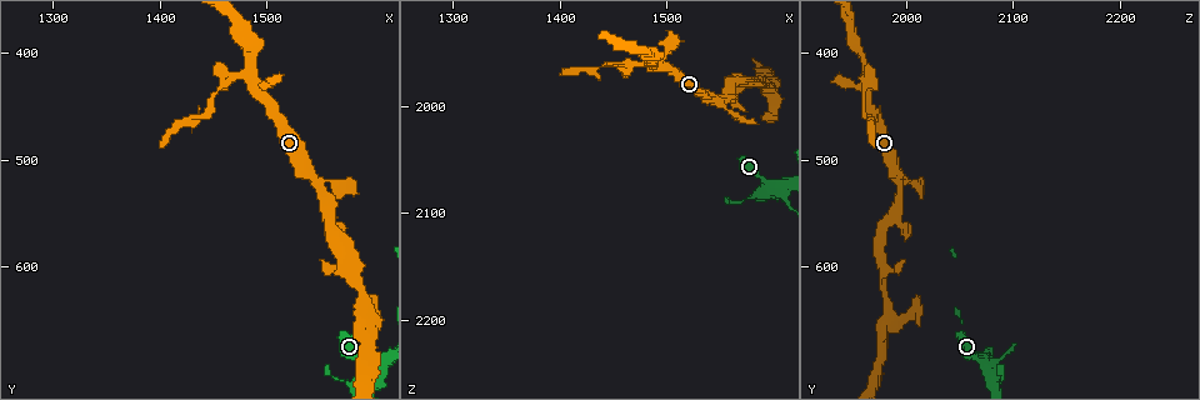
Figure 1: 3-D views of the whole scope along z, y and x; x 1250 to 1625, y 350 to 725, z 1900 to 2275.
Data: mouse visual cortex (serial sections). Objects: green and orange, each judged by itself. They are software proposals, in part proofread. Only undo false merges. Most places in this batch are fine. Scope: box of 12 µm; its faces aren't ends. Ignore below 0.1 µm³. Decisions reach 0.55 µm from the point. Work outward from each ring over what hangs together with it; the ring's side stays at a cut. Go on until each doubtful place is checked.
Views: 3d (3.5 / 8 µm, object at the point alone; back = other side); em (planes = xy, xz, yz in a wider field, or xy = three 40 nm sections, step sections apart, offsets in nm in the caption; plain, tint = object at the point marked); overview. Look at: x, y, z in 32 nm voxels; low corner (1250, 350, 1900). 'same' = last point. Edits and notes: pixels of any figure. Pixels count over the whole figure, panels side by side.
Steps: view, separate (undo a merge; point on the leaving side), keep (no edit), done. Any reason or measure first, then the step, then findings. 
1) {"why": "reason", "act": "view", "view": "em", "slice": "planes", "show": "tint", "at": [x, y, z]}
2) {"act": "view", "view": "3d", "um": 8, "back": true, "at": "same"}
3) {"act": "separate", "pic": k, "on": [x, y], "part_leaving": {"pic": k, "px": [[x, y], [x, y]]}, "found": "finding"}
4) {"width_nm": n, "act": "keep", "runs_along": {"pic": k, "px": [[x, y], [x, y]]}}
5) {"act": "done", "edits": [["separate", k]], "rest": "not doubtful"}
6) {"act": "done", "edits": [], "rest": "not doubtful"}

{"why": "small branch off a trunk", "act": "view", "view": "3d", "um": 3.5, "at": [1596, 694, 2076]}

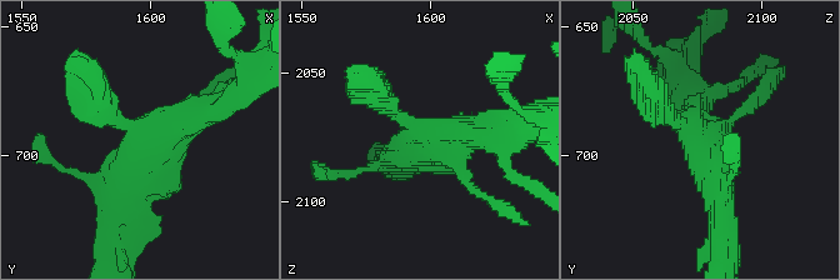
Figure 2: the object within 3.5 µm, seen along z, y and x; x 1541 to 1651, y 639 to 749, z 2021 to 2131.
{"why": "shape alone is not enough", "act": "view", "view": "em", "slice": "xy", "step": 5, "show": "tint", "at": [1597, 695, 2074]}

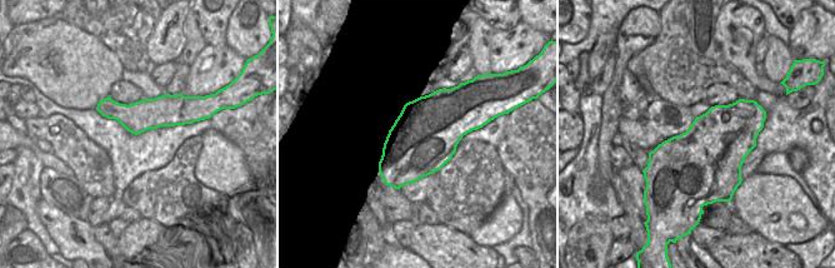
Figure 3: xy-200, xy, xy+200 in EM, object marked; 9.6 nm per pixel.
{"act": "keep", "runs_along": {"pic": 2, "px": [[650, 90], [724, 186]]}, "found": "all the same cell"}

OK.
{"why": "sharp bend", "act": "view", "view": "3d", "um": 8, "at": [1592, 644, 1986]}

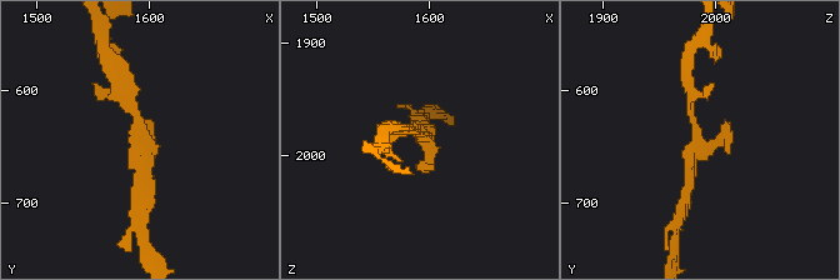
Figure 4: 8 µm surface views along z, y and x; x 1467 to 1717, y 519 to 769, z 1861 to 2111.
{"act": "view", "view": "em", "slice": "planes", "show": "tint", "at": [1592, 644, 1984]}

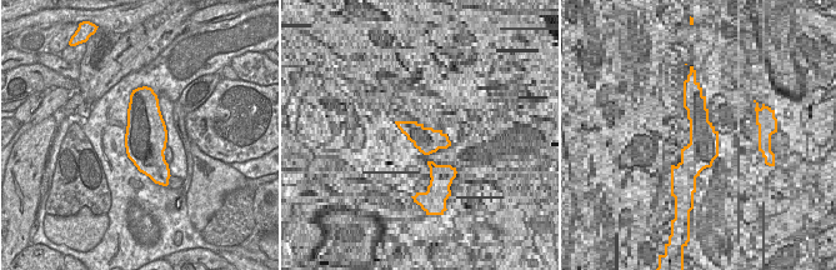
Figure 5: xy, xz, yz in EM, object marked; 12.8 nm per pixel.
{"act": "keep", "runs_along": {"pic": 4, "px": [[131, 106], [139, 124], [139, 174]]}, "found": "one cell here"}

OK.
{"why": "branch point", "act": "view", "view": "3d", "um": 3.5, "back": true, "at": [1488, 420, 1960]}

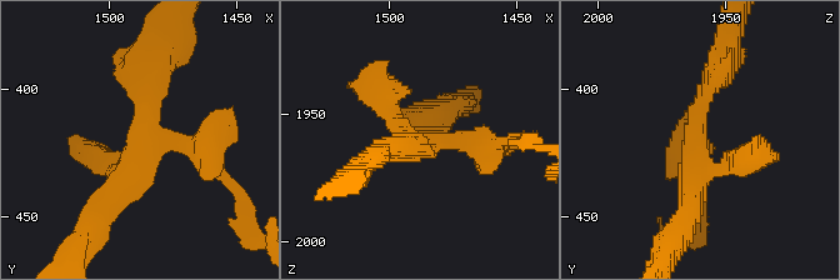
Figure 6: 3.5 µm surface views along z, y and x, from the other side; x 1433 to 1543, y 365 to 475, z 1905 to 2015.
{"arms": 3, "arm_widths_nm": [250, 300, 350], "act": "view", "view": "em", "slice": "xy", "step": 1, "show": "tint", "at": [1485, 420, 1962]}

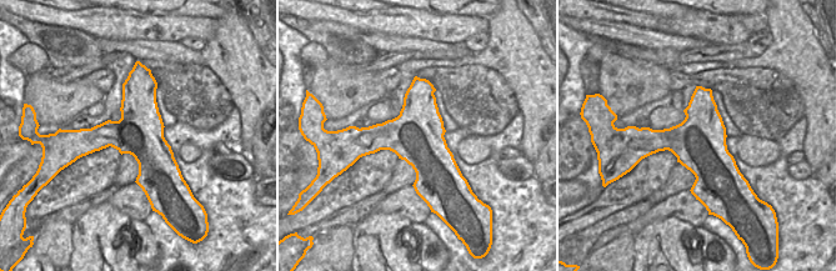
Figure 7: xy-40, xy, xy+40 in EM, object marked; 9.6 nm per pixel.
{"act": "keep", "runs_along": {"pic": 6, "px": [[101, 211], [144, 143], [151, 66]]}, "found": "continuous, no second cell"}

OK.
{"act": "done", "edits": [], "rest": "not doubtful"}

